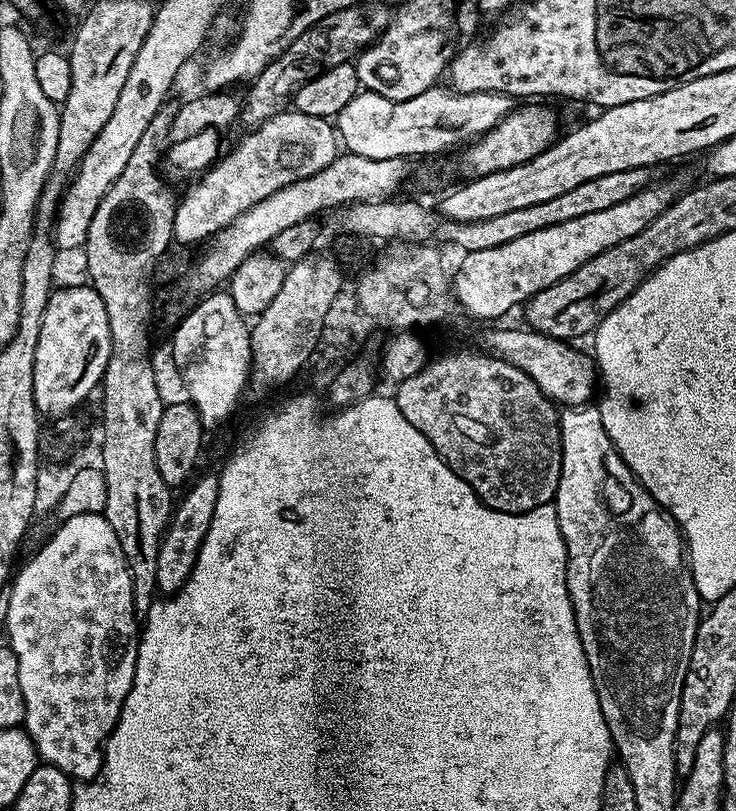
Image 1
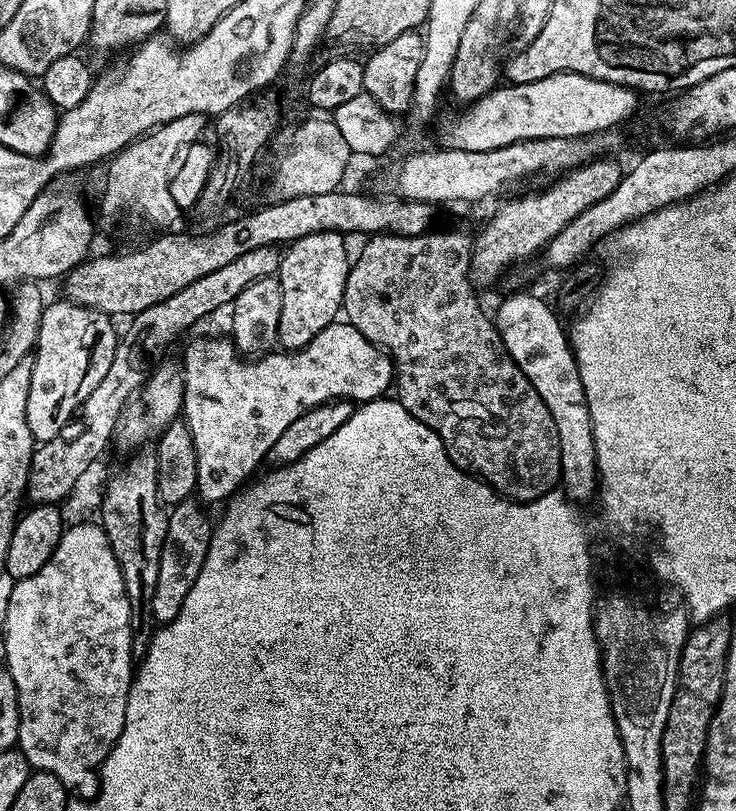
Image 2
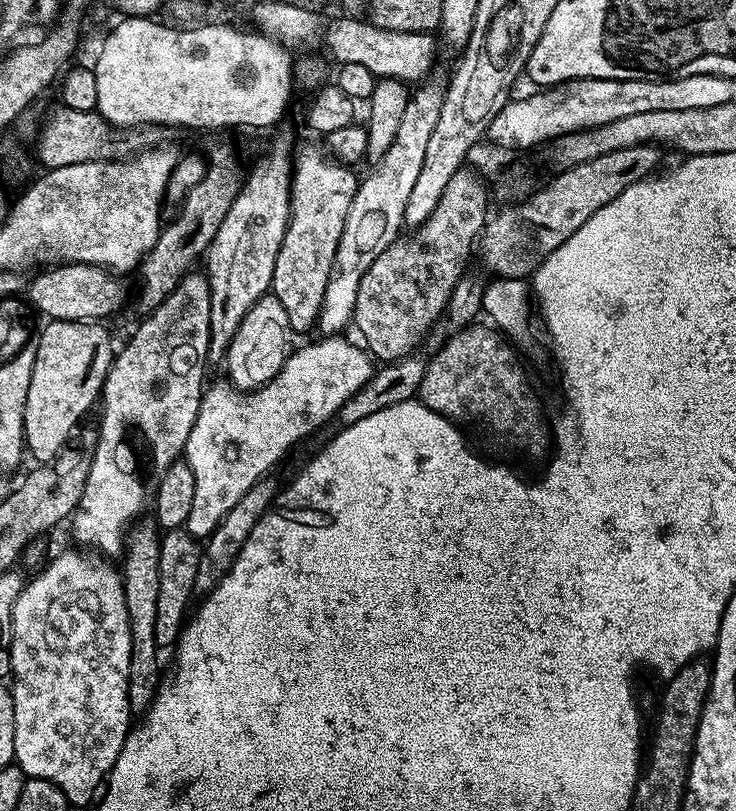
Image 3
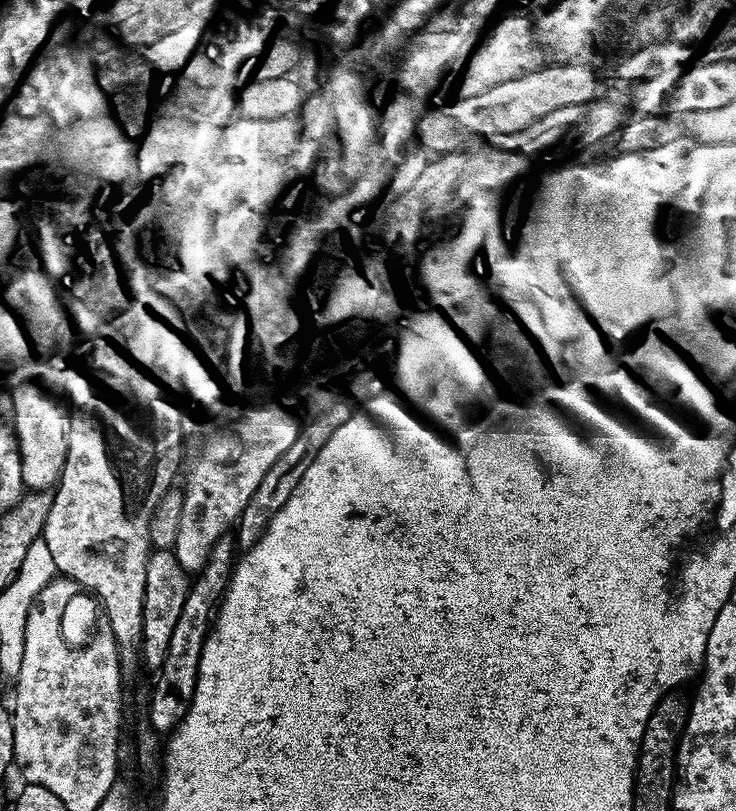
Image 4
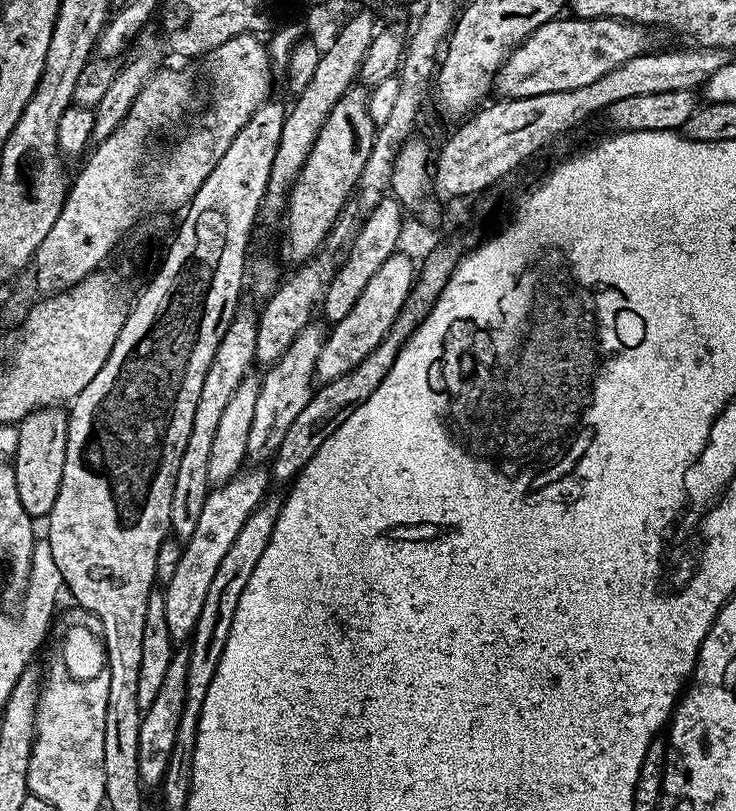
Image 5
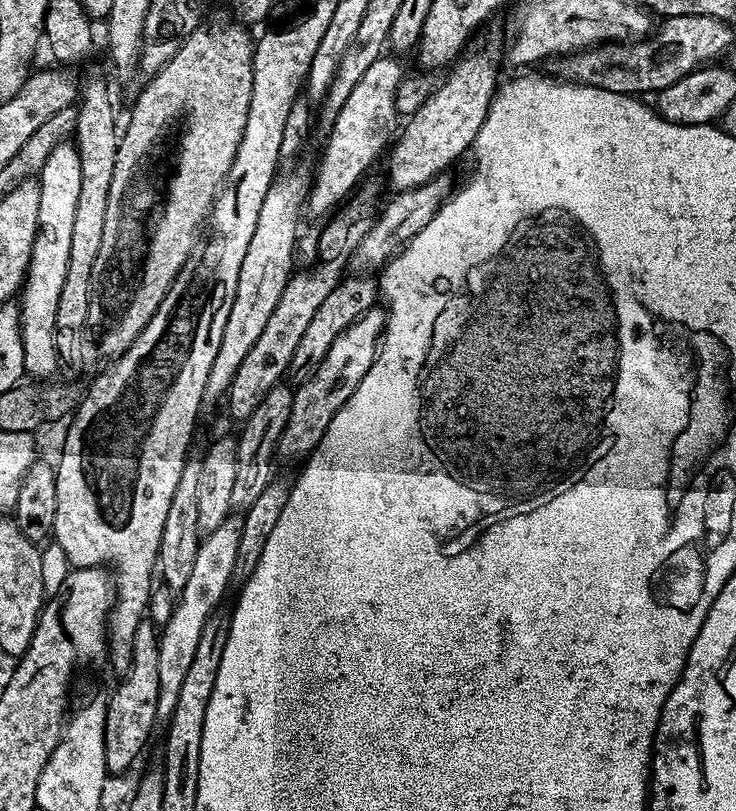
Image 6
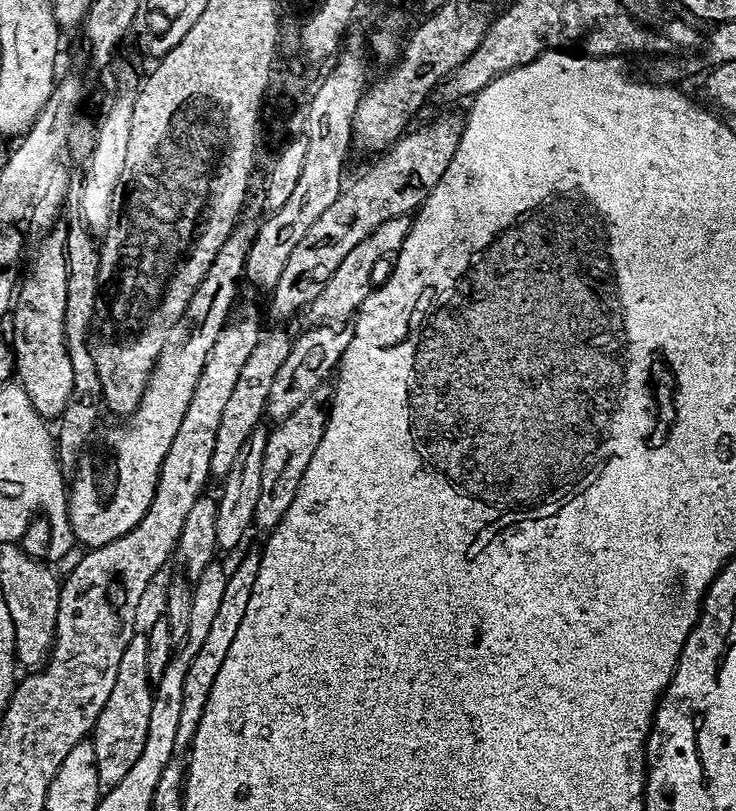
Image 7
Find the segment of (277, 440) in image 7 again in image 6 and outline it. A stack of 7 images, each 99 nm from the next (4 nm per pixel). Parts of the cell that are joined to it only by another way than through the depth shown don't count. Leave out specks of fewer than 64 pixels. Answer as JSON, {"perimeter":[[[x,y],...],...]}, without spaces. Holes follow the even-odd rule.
{"perimeter":[[[380,306],[362,314],[342,334],[338,334],[338,338],[334,338],[334,346],[326,350],[326,358],[322,358],[312,375],[299,381],[300,389],[297,387],[292,394],[290,418],[276,443],[276,456],[279,459],[303,461],[320,445],[334,414],[338,414],[354,390],[358,390],[358,382],[366,378],[366,370],[370,370],[376,361],[384,335],[385,319],[385,309]]]}

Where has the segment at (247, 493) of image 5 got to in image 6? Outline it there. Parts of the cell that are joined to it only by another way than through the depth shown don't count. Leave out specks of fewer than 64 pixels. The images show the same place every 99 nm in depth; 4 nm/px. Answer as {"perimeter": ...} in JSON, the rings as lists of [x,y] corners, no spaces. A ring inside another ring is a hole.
{"perimeter":[[[229,518],[201,539],[190,578],[175,597],[172,617],[159,629],[157,717],[172,716],[174,706],[178,706],[178,694],[182,694],[182,682],[190,671],[194,650],[198,650],[198,638],[202,638],[202,626],[206,626],[212,613],[221,607],[220,599],[223,598],[228,584],[233,583],[232,571],[234,558],[238,558],[239,537],[240,520]]]}

